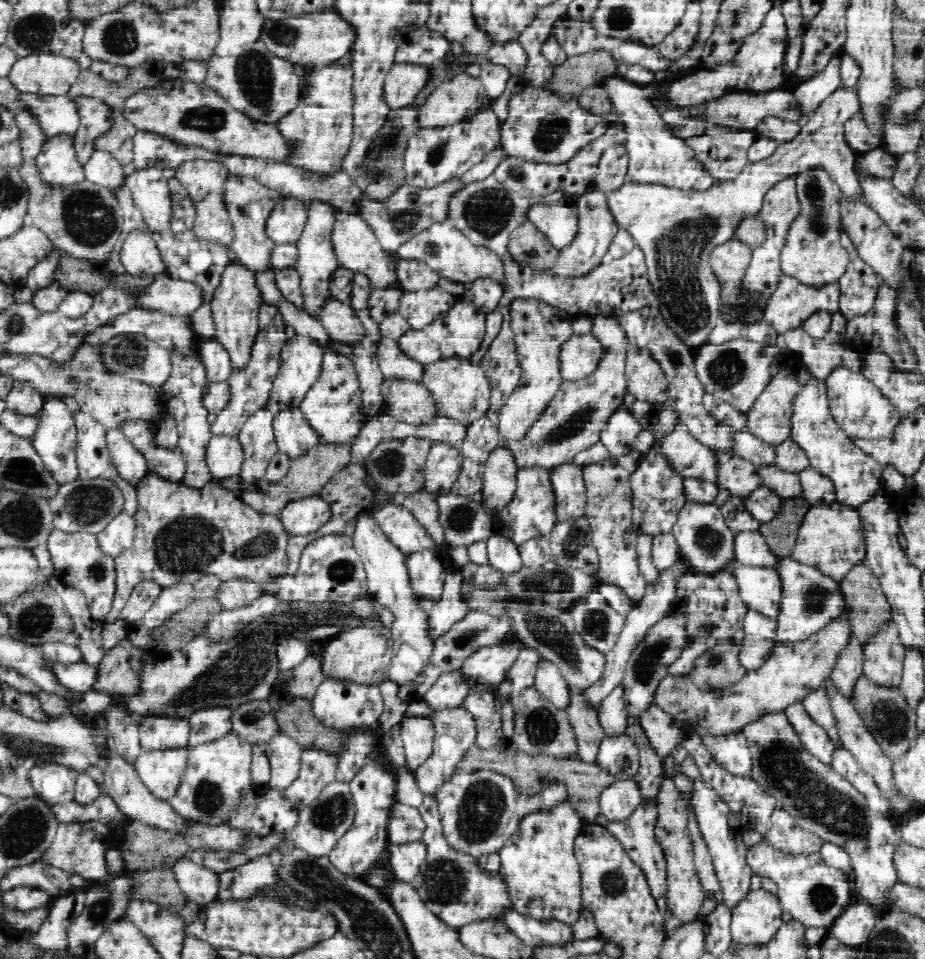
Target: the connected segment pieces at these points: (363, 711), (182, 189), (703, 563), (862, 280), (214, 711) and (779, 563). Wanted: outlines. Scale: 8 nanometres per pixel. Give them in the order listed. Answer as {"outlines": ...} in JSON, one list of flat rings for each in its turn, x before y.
{"outlines":[[[325,679,311,700,313,715,322,726,332,730,346,731,356,725,371,725,384,712,384,698,376,686,332,682]],[[173,177,168,180,168,184,172,193,172,206,174,207,172,229,176,233,190,232,195,228,198,207,196,207,196,203,184,183]],[[686,502,678,513,671,533,676,539,680,561,687,573,717,576,725,571,731,573,738,570,740,564,736,558,736,534,728,526,719,506]],[[845,232,841,241,849,252,849,263,838,280,842,290,838,311,850,320,872,310,880,285,874,269,860,257,858,249]],[[211,708,200,710,189,718,189,737,187,746,196,748,231,732,230,708]],[[792,554,775,555,773,570,780,577,781,584,779,613,776,620,778,642,803,643,847,616,847,602,841,583,822,574,815,566,798,562]]]}

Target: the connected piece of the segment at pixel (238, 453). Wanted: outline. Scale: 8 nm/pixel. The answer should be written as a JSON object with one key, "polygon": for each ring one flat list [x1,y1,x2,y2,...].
{"polygon":[[213,437,207,448,206,460,214,478,239,476,244,464,244,447,238,437]]}

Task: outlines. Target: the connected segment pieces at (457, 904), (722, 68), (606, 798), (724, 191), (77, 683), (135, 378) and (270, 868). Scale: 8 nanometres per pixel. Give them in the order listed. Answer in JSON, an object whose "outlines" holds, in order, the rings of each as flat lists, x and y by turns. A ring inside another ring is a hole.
{"outlines":[[[424,797,424,802,417,808,424,821,425,828,420,838,420,843,426,847,426,860,420,867,418,874,416,874,413,883,416,885,416,891,420,893,427,908,436,914,444,923,449,924,453,928,458,928,474,921,484,919,498,918,498,914,504,908,510,908,510,903,506,896,505,886,498,873,488,873,486,869,482,868,478,857,465,852,464,850,457,850,446,837,444,833,444,825,441,821,439,812,439,805,436,799]],[[772,8,762,26,744,37,738,52,726,63,708,69,703,67,682,79,668,81,669,100,680,105,710,101,733,93,768,93,782,88,785,78,787,26,784,14]],[[614,781,600,792,601,816,608,821,626,820,633,813,637,800,637,786,632,781]],[[838,88,834,90,828,98,824,100,824,102,819,104,819,107,814,110,814,114,807,120,800,120,799,123,799,131,798,134,789,141,785,143,781,143,778,148,776,148,774,154,772,156,761,160,760,162,749,163,744,168,743,171,738,174,738,178,736,180,732,180,730,182,726,182,725,184,716,184,710,192,707,193,696,193,692,191,682,192,681,190,676,190,673,188,668,188,666,186,660,185,639,185,638,183,627,182,625,179,625,174,628,166,628,155,627,148,624,144,615,145,602,153,602,156,599,160,599,165,597,166,596,174,594,175,592,186,593,190,596,192,601,192,605,195,604,199,604,208,607,210,607,213,612,217,613,222,616,223,616,226,620,231,624,231,628,233,635,242,635,247,643,254,646,274,648,277,648,282,652,286,655,295,654,303,661,311,661,314,664,316,664,319,667,321,667,324,680,336,688,345,694,346,696,349,700,347,702,344,707,344,709,340,710,332,719,324,721,324,722,317,722,307,721,307,721,287,720,281,716,278,716,275,713,274,713,270,709,265,709,258,712,252,713,247,719,245,720,243,726,242,728,239,732,238,732,234,734,234,733,230,735,226,739,223,739,220,744,215,756,215,763,205,764,195,770,190,776,182,780,179,788,178,790,175,798,174,800,171,808,170,816,165,824,165,830,173,832,173,832,179,836,179,836,183,840,185,840,188,843,192,843,199,845,202,861,202,861,204,868,205,868,199,866,199,866,195,864,195,864,187,862,186,861,179,853,173,853,164,855,163,855,157,857,152,850,148,850,145,845,140,844,134,844,125,845,122,854,114,858,114,859,112,859,104,858,99,856,99,856,90,846,91,845,89]],[[46,653,41,654,45,668,53,676,58,686,72,693,88,692,95,679,95,667,82,662,82,664,64,664,57,660,48,659]],[[118,334,100,347,100,365,110,377,120,377,128,382,138,382,152,388,161,387,169,378,171,361,166,347,144,334]],[[256,858,234,869,216,872,217,896,221,899,244,898,264,885,280,887,275,878,274,862,272,858]]]}

